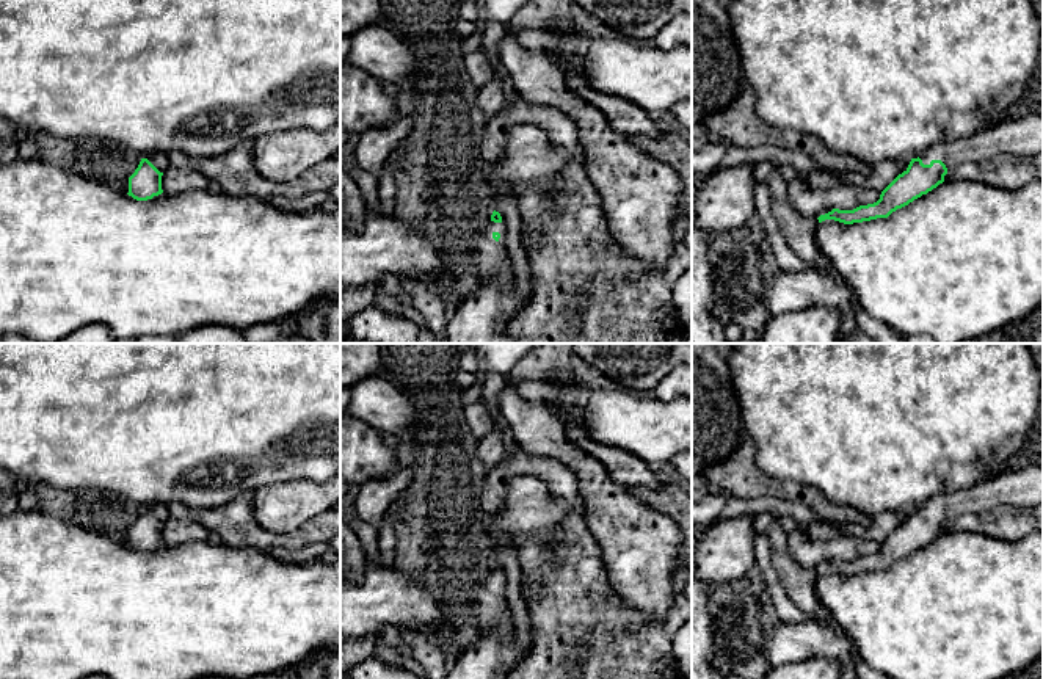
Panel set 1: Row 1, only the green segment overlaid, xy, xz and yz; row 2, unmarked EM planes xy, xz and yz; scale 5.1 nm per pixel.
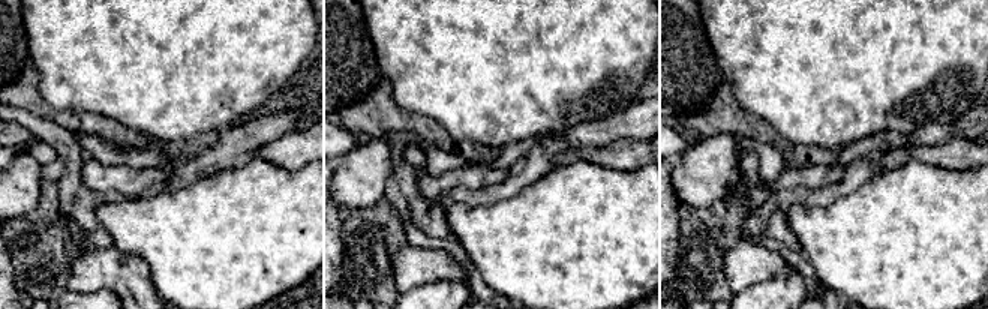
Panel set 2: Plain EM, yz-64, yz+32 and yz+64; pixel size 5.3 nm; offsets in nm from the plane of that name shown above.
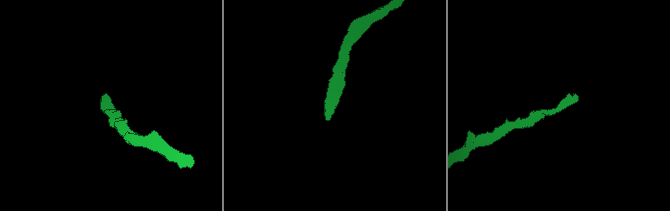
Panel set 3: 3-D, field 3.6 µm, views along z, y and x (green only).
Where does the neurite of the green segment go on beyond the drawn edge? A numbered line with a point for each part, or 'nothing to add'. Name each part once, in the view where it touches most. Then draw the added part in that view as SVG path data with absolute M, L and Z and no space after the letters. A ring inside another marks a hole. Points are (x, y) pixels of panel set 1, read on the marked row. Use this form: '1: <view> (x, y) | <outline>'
1: yz (1023, 137) | M1043 114L1005 121L979 133L930 146L921 154L924 165L941 160L947 172L961 165L982 163L999 154L1035 155L1043 151Z

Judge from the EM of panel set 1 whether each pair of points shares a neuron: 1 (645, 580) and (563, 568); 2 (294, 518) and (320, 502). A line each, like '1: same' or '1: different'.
1: different
2: same

